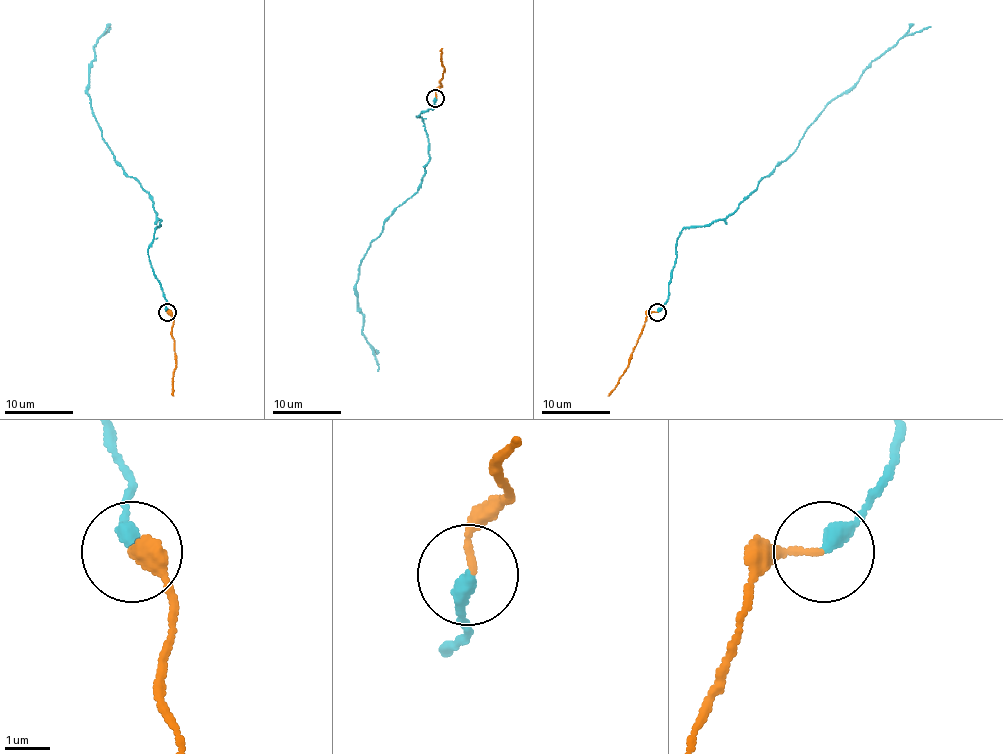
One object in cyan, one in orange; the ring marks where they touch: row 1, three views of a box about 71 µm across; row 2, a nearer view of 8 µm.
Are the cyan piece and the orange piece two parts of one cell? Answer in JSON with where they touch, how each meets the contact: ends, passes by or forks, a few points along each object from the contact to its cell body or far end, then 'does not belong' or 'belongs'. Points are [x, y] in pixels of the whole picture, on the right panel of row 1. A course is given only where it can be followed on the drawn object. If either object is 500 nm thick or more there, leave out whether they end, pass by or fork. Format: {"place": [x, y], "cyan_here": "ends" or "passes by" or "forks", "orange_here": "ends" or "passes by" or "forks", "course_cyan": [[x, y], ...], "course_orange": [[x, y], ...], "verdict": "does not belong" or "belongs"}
{"place": [657, 312], "cyan_here": "ends", "orange_here": "ends", "course_cyan": [[658, 312], [668, 297], [680, 232], [728, 217], [874, 60], [902, 38], [931, 26]], "course_orange": [[656, 312], [651, 312], [646, 319], [629, 367], [608, 396]], "verdict": "belongs"}

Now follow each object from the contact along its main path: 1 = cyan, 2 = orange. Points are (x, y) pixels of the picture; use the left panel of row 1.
1: (166, 312), (148, 254), (161, 220), (153, 198), (115, 160), (88, 94), (88, 67), (108, 26)
2: (166, 312), (173, 319), (173, 396)

